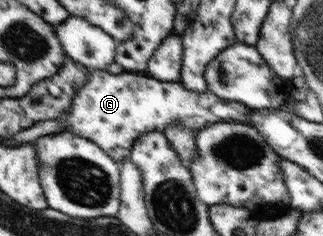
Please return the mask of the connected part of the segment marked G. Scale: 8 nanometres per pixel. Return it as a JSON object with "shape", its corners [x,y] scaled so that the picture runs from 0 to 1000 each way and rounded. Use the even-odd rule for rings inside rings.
{"shape":[[[285,292],[279,297],[269,352],[251,377],[238,381],[217,466],[201,483],[204,517],[198,517],[198,551],[282,589],[375,695],[387,669],[402,661],[415,606],[424,602],[433,576],[452,568],[452,559],[489,551],[508,564],[514,542],[526,542],[539,525],[557,525],[604,559],[625,551],[638,530],[666,525],[669,517],[697,513],[771,525],[768,492],[777,483],[780,462],[765,458],[765,445],[728,428],[690,424],[690,411],[675,411],[647,381],[632,394],[613,394],[567,373],[567,360],[548,343],[502,347],[464,331],[452,314],[381,305],[356,318],[337,309],[328,292]]]}

